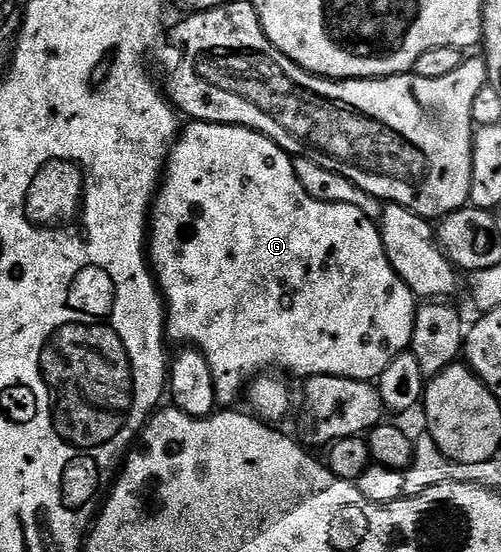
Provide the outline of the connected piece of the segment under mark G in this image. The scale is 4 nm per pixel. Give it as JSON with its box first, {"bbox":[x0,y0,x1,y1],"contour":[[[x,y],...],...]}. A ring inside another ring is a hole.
{"bbox":[148,120,416,408],"contour":[[[217,120],[191,121],[189,125],[171,145],[170,157],[166,159],[166,168],[158,193],[154,195],[148,219],[148,261],[164,303],[165,337],[171,343],[182,342],[178,344],[185,344],[202,353],[204,360],[208,362],[208,368],[212,370],[216,400],[222,408],[233,407],[234,401],[241,394],[243,397],[248,383],[263,372],[299,374],[299,379],[302,380],[315,378],[318,374],[351,378],[361,382],[381,378],[384,368],[388,368],[388,364],[392,364],[396,356],[409,351],[416,299],[408,284],[400,280],[384,252],[379,223],[352,204],[325,202],[308,196],[308,192],[304,192],[304,184],[300,184],[296,176],[294,158],[260,132],[250,130],[246,126],[223,126]]]}

